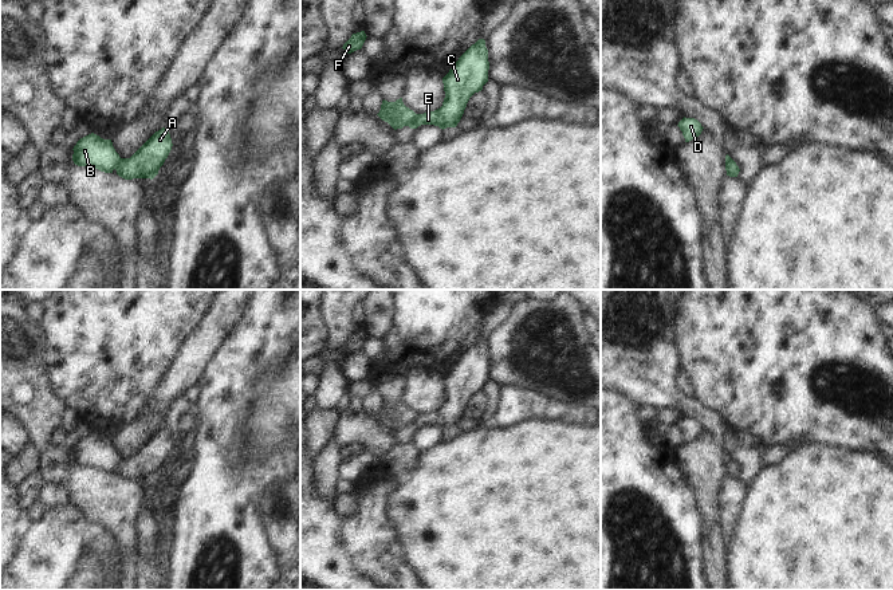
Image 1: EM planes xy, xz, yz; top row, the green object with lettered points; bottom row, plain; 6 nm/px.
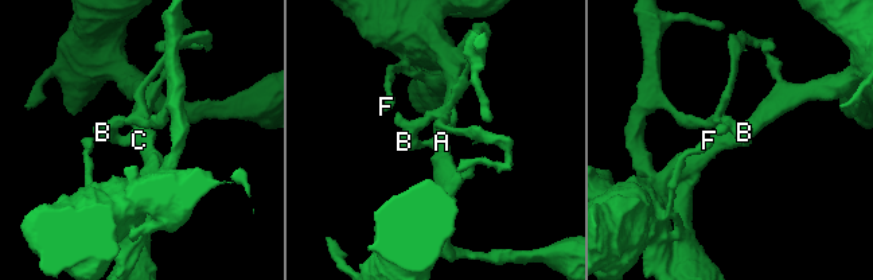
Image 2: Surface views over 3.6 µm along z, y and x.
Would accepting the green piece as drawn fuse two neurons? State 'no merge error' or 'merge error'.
merge error

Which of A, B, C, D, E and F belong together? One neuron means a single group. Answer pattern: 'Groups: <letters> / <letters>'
Groups: A C E / B D F.

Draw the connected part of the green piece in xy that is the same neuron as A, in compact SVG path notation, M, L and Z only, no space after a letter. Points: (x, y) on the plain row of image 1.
M162 428L156 432L130 459L119 459L117 475L125 480L153 480L172 451L169 432Z

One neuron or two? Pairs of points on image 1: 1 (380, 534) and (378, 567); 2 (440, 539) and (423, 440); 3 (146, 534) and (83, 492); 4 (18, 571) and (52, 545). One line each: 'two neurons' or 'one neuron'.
1: one neuron
2: two neurons
3: two neurons
4: one neuron

